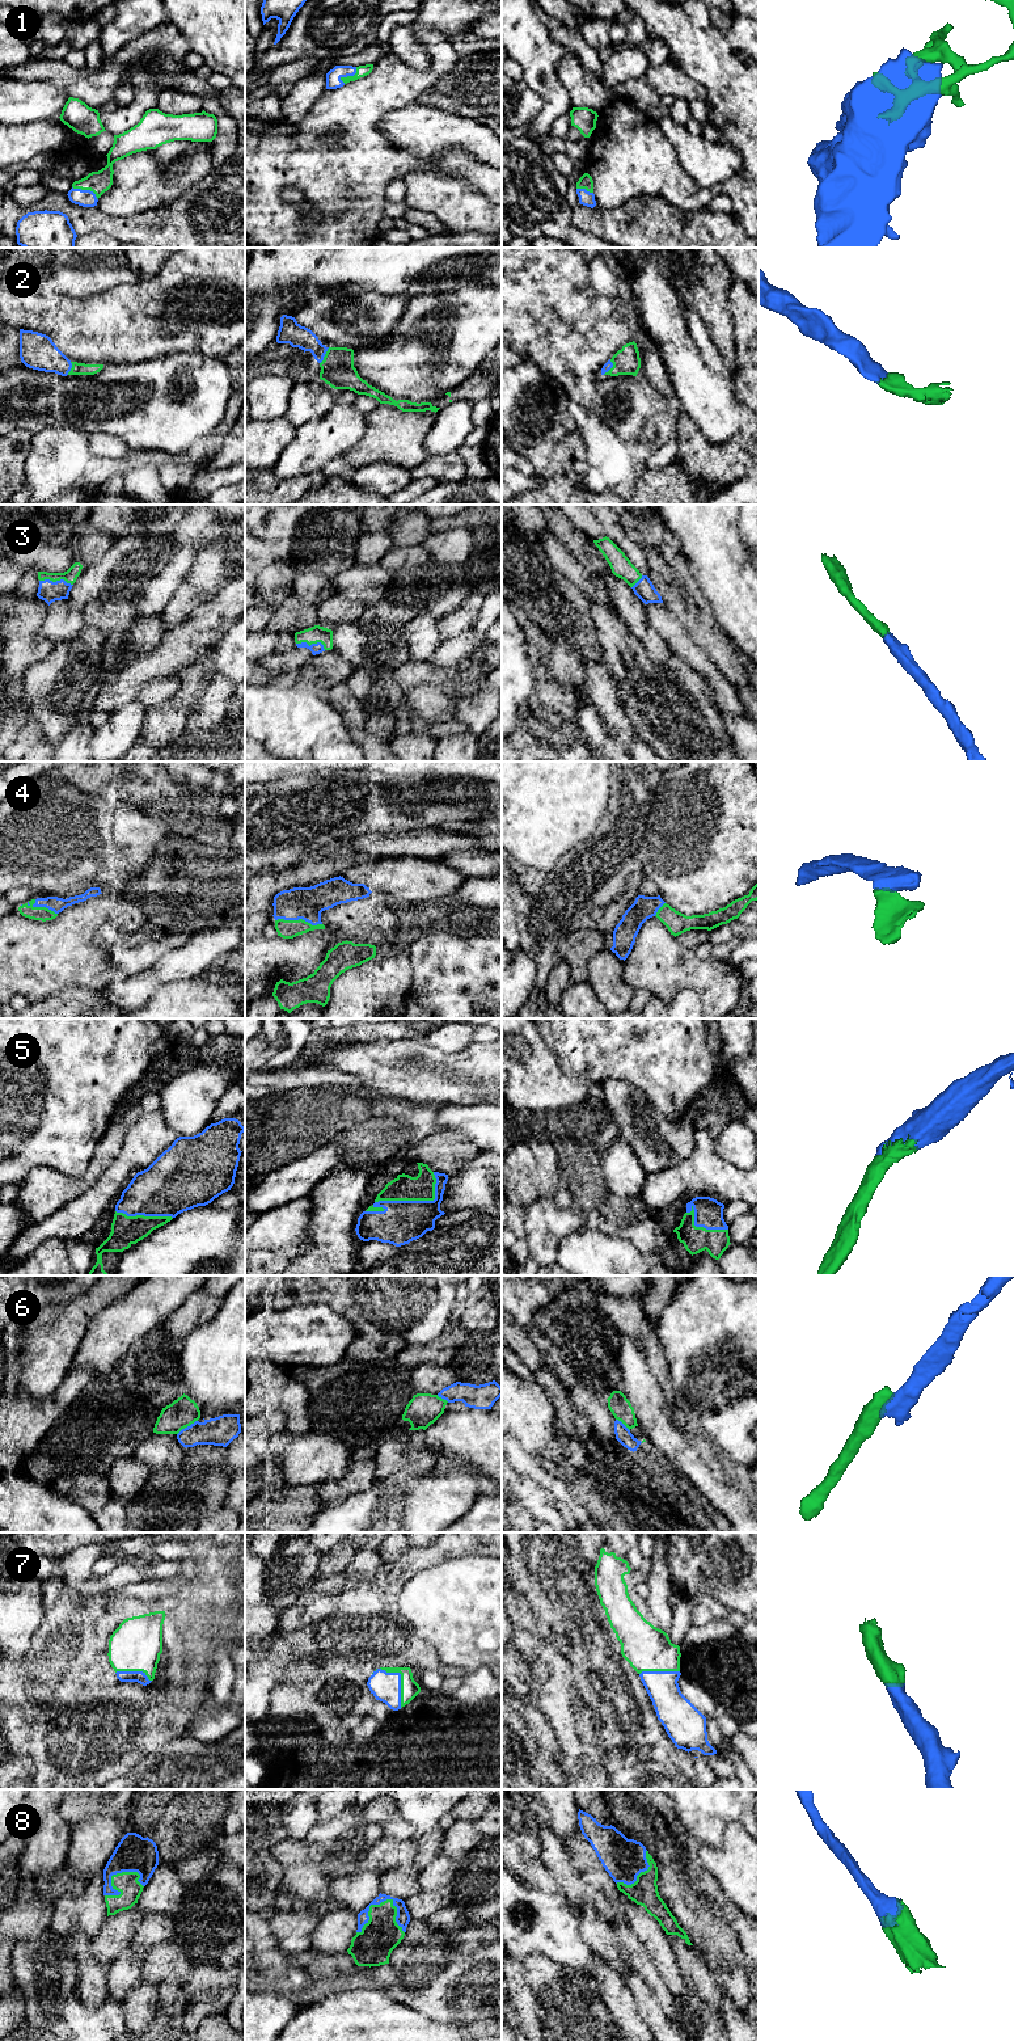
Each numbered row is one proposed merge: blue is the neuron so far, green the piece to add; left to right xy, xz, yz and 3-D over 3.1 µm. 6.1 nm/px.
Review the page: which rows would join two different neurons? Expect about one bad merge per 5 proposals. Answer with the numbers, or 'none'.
6

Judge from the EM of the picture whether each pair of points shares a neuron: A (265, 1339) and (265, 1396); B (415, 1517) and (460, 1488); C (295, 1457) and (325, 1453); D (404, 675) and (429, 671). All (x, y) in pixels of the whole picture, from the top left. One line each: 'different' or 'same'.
A: different
B: same
C: same
D: same

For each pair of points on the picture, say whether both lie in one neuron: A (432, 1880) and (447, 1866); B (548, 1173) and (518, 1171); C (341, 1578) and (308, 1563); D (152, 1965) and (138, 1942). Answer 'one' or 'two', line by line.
A: one
B: one
C: two
D: two

